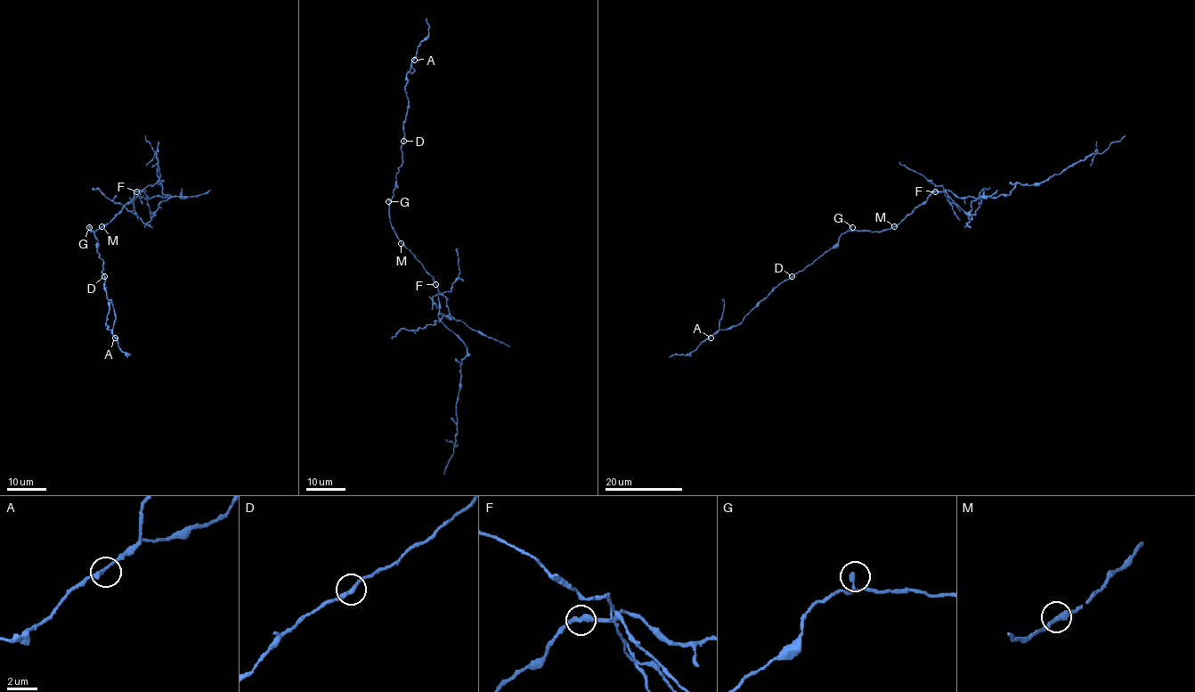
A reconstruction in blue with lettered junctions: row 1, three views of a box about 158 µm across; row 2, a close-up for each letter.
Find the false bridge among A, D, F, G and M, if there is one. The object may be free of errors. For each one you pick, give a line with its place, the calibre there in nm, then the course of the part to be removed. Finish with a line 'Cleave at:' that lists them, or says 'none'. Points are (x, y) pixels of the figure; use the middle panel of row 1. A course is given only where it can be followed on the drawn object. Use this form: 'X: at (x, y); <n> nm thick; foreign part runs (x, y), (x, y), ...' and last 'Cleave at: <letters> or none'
F: at (435, 284); 280 nm thick; foreign part runs (436, 285), (440, 293), (438, 318), (464, 343), (467, 354), (461, 361), (453, 451), (443, 474)
Cleave at: F

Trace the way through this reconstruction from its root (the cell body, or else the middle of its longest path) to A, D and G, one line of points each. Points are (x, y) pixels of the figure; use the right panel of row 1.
A: (897, 223), (883, 231), (844, 232), (835, 244), (811, 264), (782, 281), (740, 323), (718, 329), (711, 337)
D: (897, 223), (883, 231), (844, 232), (835, 244), (792, 276)
G: (897, 223), (890, 229), (873, 232), (854, 231), (852, 227)

